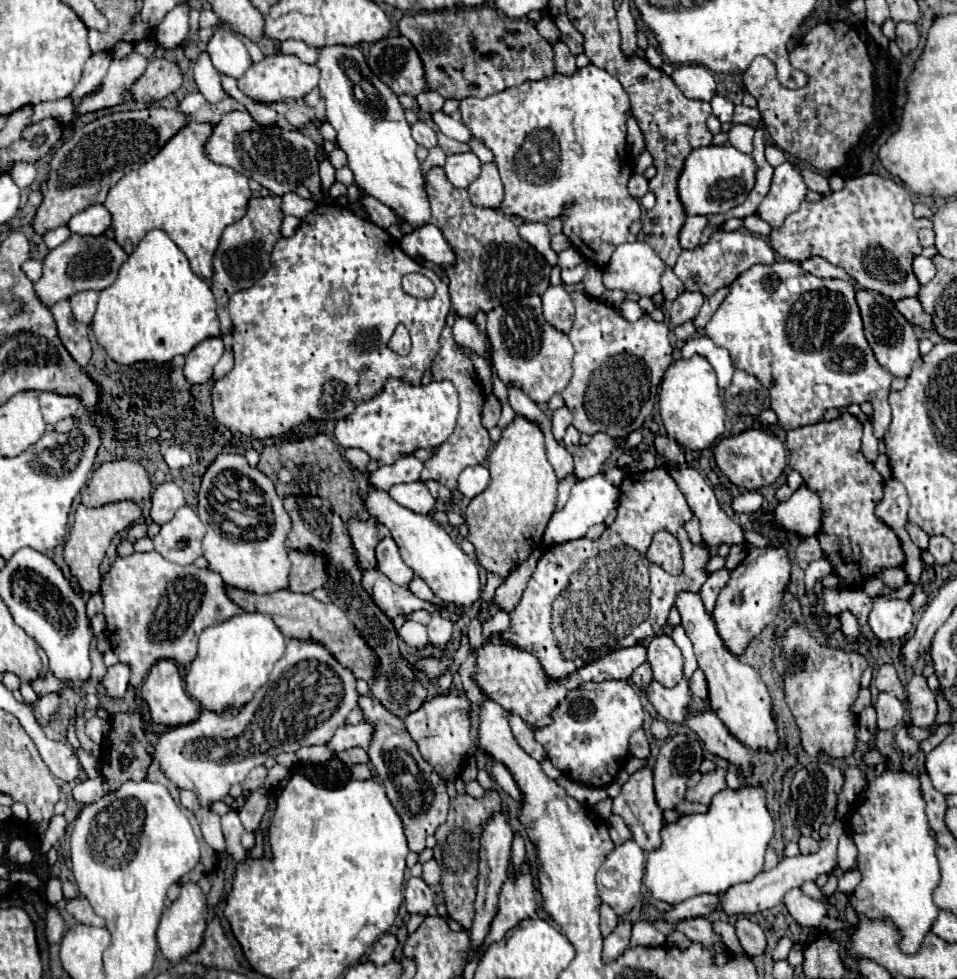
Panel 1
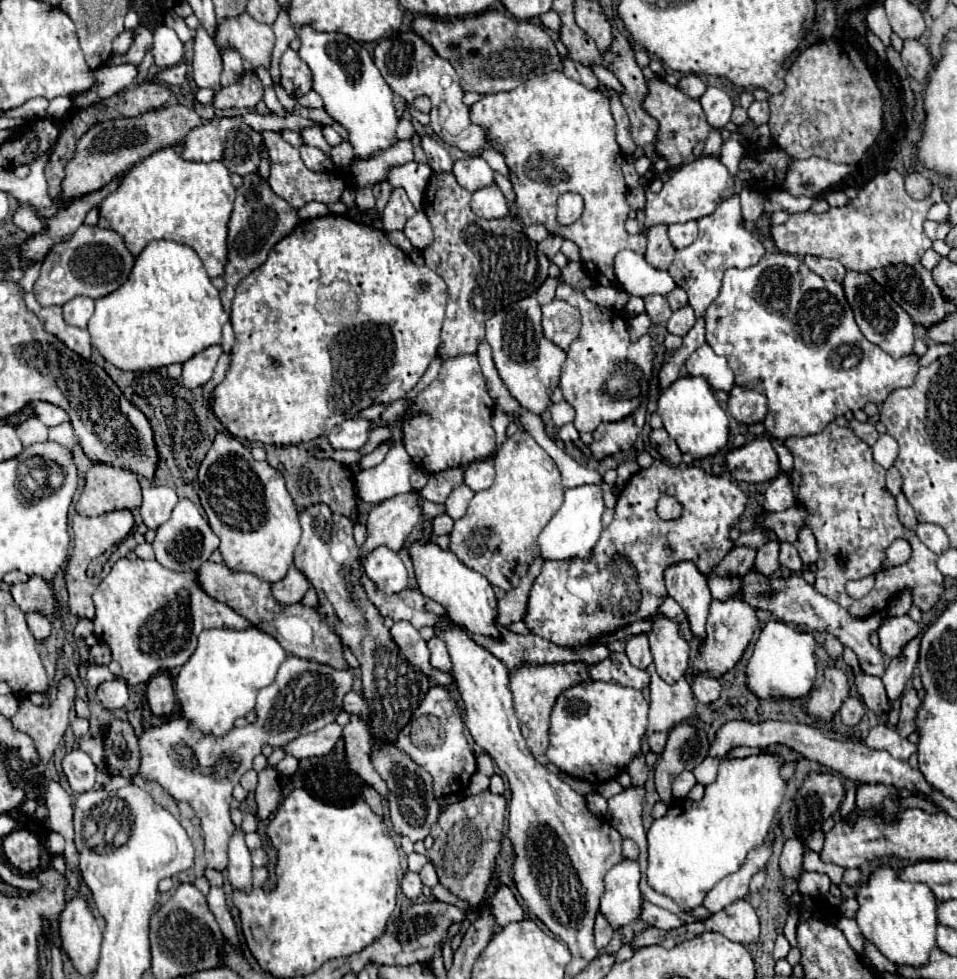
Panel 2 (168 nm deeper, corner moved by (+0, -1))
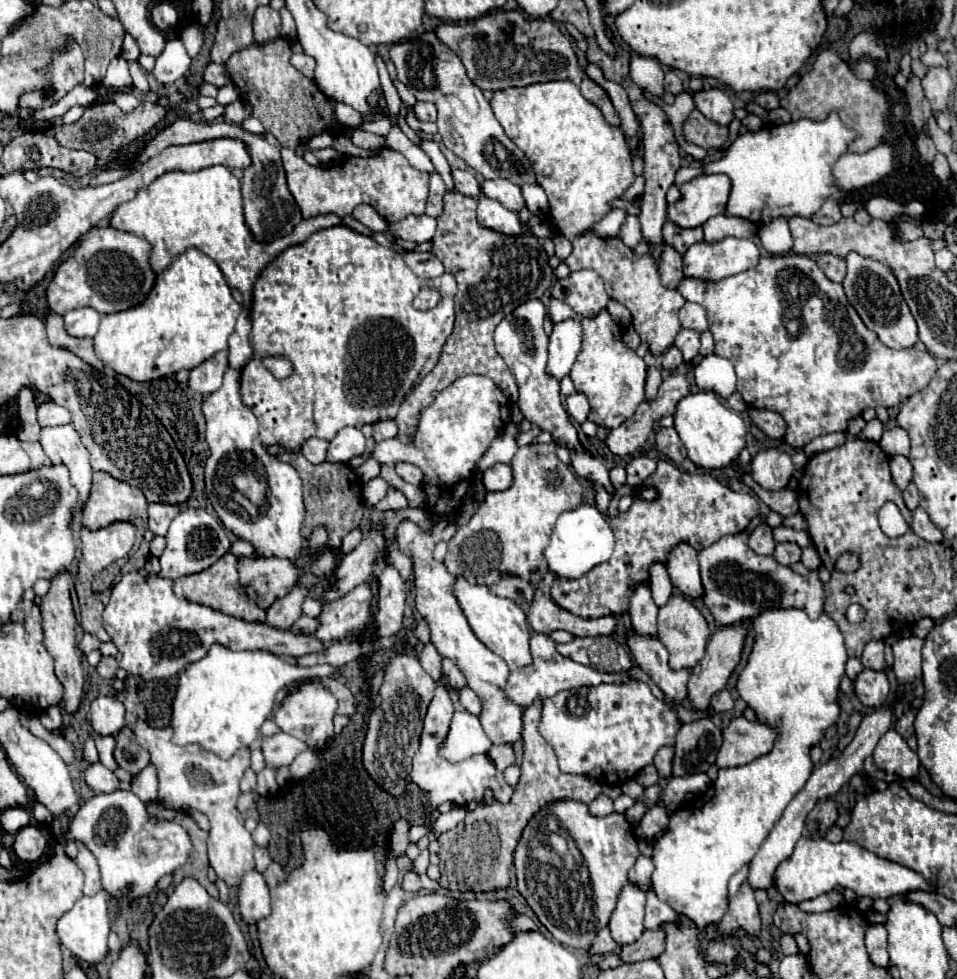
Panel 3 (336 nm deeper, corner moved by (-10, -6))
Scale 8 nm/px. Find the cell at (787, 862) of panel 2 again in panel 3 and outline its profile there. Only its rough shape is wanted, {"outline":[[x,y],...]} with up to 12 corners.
{"outline":[[799,838],[775,870],[791,904],[837,886],[891,898],[933,890],[921,874],[857,846]]}

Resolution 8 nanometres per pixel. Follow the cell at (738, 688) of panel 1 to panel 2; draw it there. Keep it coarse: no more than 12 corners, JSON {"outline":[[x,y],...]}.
{"outline":[[685,561],[665,571],[667,595],[703,641],[713,599],[705,575]]}

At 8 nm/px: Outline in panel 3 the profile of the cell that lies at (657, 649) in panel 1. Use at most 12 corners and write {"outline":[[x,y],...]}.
{"outline":[[683,594],[659,608],[659,640],[673,670],[705,654],[709,626]]}

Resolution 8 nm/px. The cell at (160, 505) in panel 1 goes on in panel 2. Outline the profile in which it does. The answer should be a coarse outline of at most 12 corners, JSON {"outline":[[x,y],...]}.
{"outline":[[145,485],[143,523],[157,529],[171,517],[179,497],[165,485]]}

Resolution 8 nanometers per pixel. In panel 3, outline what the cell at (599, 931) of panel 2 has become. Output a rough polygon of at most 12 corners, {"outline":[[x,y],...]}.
{"outline":[[603,928],[593,944],[589,954],[611,954],[617,944],[609,934],[609,928]]}

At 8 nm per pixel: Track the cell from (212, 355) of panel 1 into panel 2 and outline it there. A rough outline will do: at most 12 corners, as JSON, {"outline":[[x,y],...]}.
{"outline":[[211,345],[183,363],[189,389],[211,379],[221,353]]}

